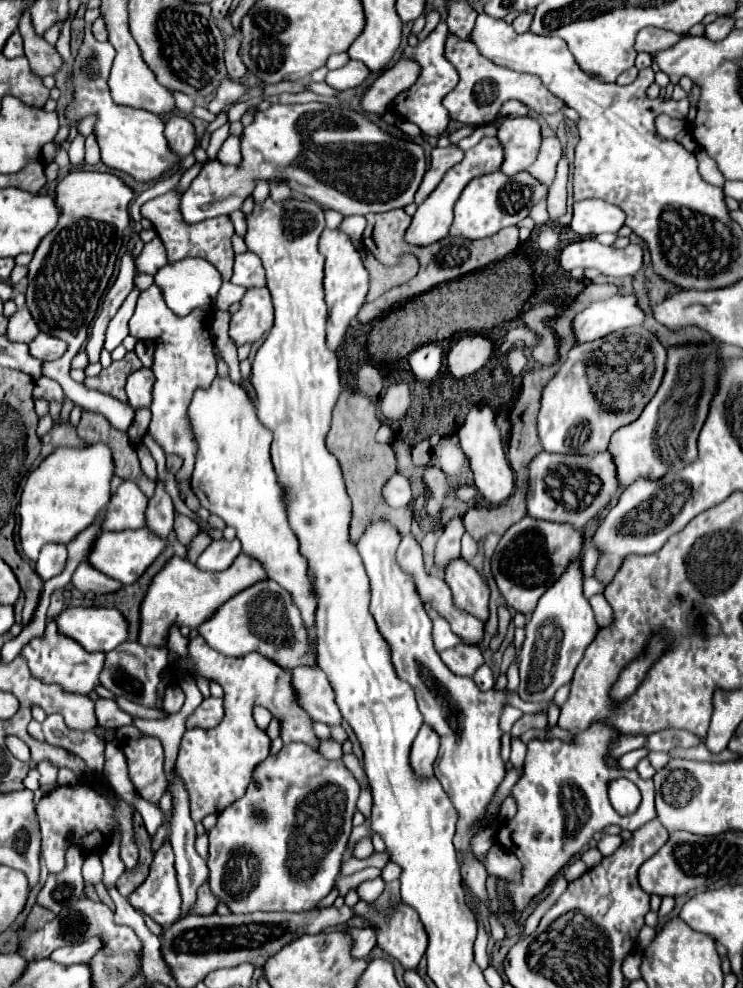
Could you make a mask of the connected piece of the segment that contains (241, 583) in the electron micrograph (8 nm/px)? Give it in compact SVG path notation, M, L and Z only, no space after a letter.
M240 553L236 557L236 561L226 571L220 571L220 573L202 571L190 561L172 557L168 561L168 565L152 579L152 585L140 607L140 613L142 613L140 643L142 645L166 643L166 633L172 623L176 623L178 627L188 625L190 629L202 625L236 593L240 593L260 581L266 581L266 579L268 579L268 575L266 575L266 569L262 567L262 563L246 553Z

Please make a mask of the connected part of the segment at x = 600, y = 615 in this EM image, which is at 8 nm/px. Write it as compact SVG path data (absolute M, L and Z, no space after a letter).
M600 593L600 595L590 597L590 605L592 605L592 609L594 609L594 615L596 615L598 625L600 625L600 627L610 625L610 621L612 621L612 607L610 607L608 601L604 599L604 595Z

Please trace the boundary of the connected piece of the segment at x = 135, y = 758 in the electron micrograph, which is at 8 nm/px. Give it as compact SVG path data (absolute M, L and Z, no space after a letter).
M142 737L140 741L126 741L124 755L128 759L128 775L142 799L158 803L166 791L164 753L156 737Z

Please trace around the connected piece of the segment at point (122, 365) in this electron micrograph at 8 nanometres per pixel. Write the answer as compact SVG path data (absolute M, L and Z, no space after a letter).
M126 353L126 357L122 361L114 361L108 369L102 369L102 373L98 377L86 377L84 385L127 402L126 391L124 391L126 379L130 373L134 373L140 367L142 367L142 361L136 357L136 353Z

